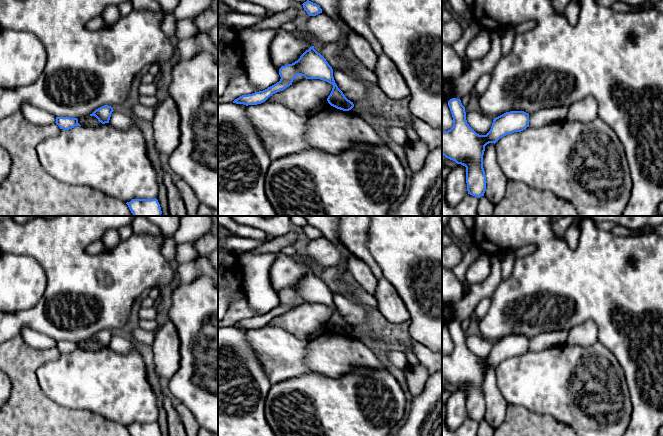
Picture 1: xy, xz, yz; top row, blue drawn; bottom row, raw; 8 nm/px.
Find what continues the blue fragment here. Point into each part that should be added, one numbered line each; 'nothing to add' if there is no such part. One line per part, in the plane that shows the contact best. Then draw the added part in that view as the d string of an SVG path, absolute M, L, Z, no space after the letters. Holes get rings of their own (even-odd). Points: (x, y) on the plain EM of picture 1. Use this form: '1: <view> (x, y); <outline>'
nothing to add

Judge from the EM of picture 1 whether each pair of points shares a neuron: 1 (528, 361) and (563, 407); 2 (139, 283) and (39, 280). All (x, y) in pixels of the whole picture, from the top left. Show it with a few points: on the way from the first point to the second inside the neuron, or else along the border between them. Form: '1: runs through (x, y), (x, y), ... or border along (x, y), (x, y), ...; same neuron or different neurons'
1: runs through (538, 372), (562, 396); same neuron
2: border along (35, 259), (46, 277), (45, 291), (37, 302); different neurons

